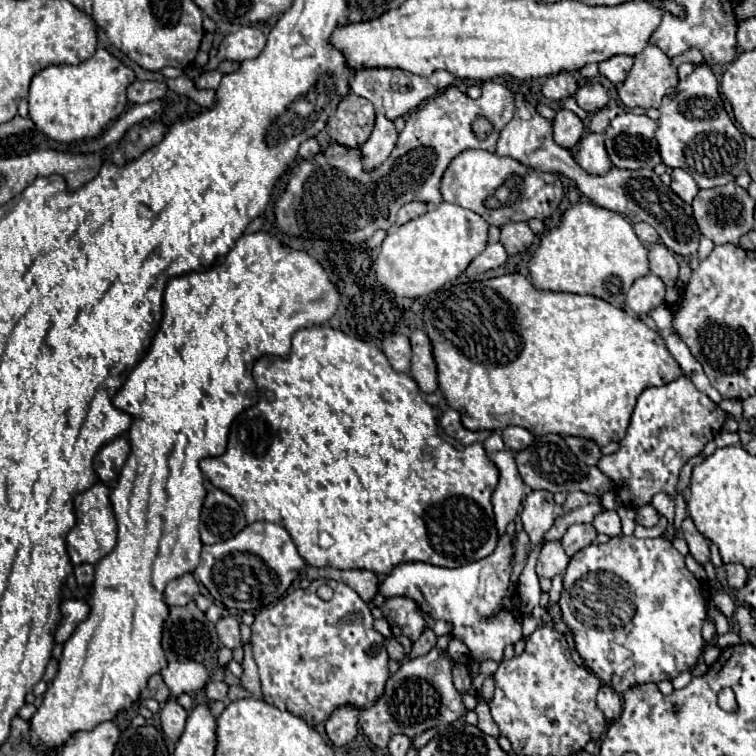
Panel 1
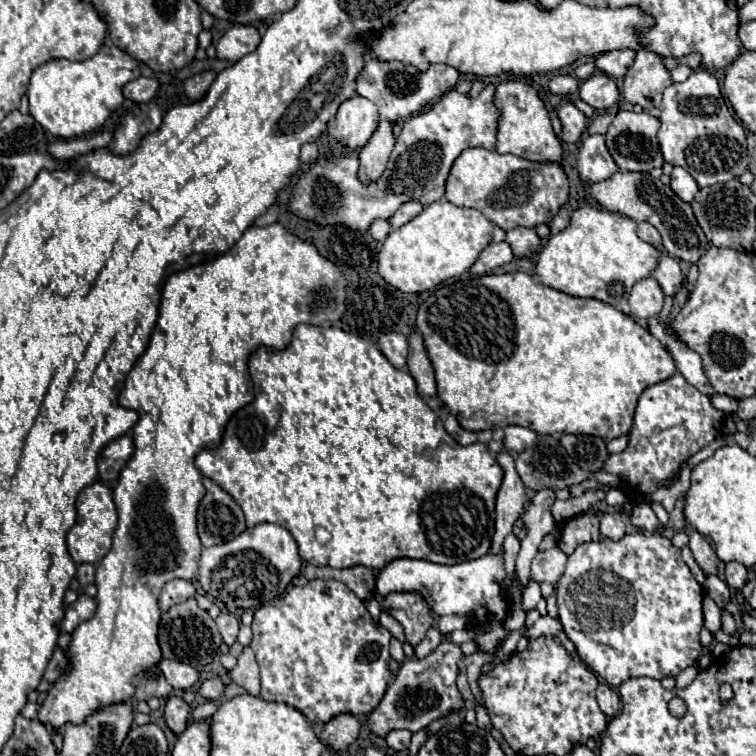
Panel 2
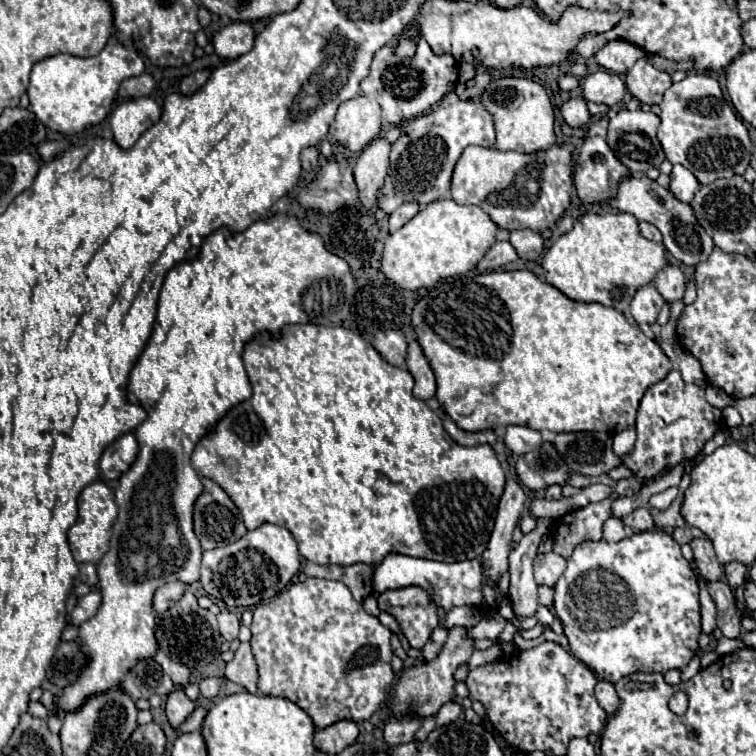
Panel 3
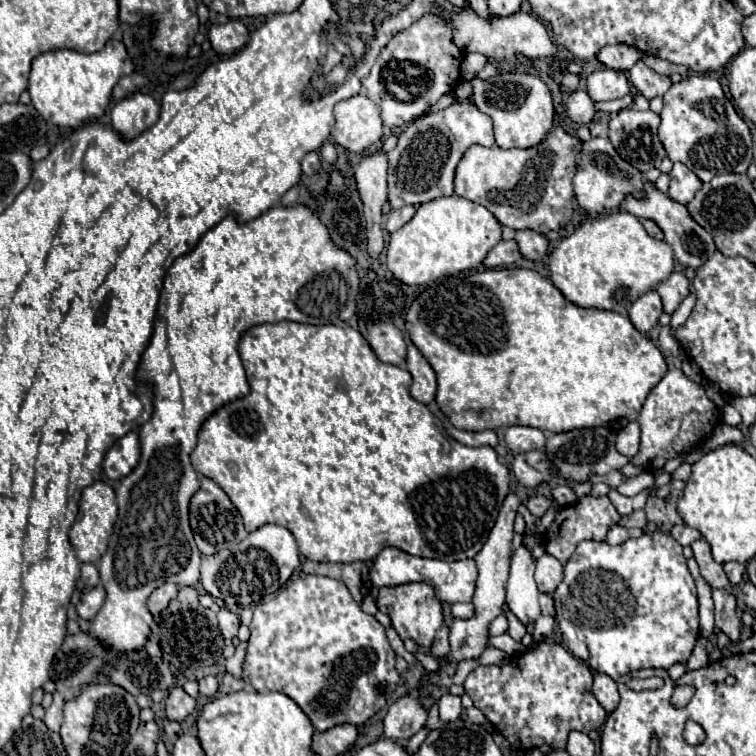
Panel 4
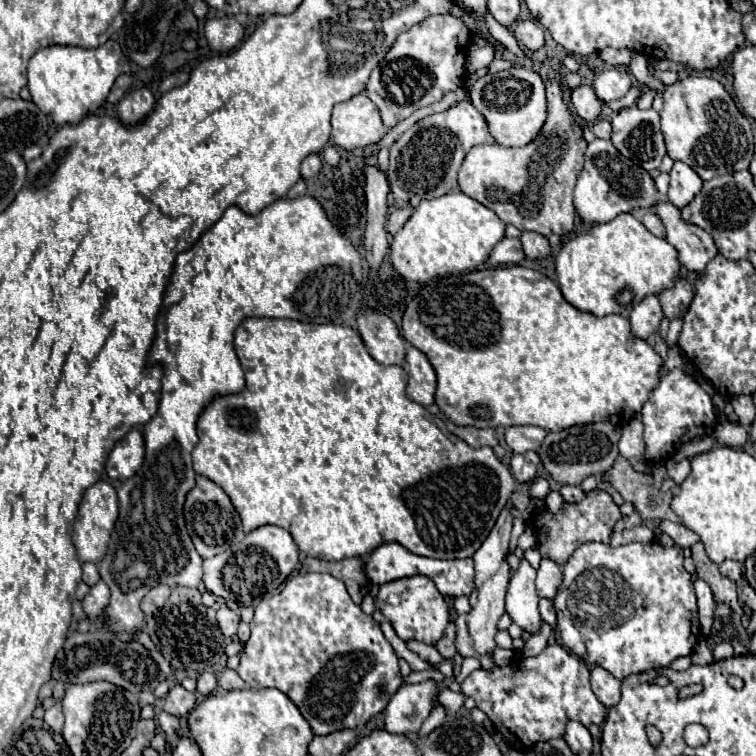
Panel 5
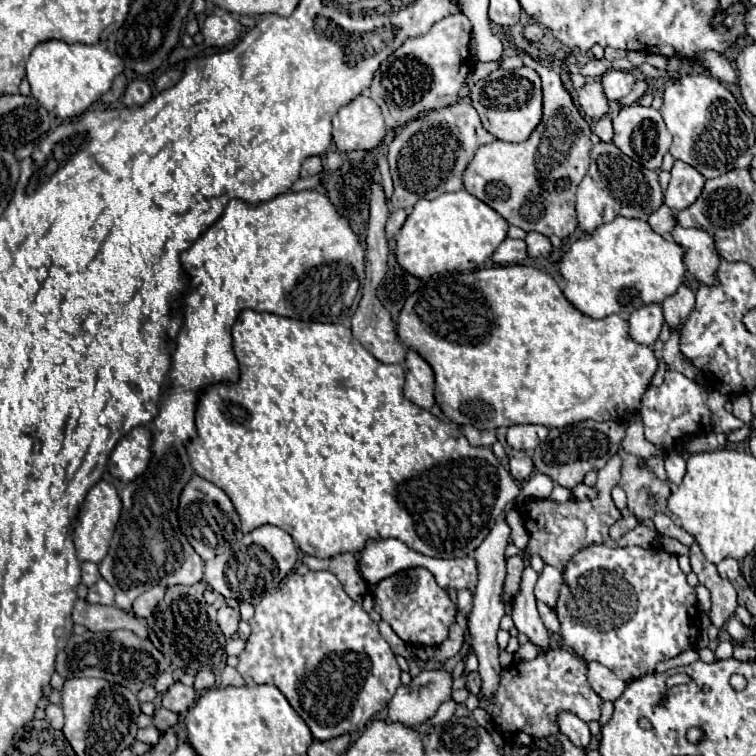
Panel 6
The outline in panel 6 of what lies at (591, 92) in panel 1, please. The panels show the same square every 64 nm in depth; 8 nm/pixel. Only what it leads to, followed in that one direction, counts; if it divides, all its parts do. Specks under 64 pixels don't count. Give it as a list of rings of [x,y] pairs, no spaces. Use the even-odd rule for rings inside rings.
[[[608,70],[608,72],[602,74],[600,82],[602,82],[602,90],[604,90],[608,100],[620,100],[620,98],[630,94],[636,80],[634,80],[634,76],[630,72]]]

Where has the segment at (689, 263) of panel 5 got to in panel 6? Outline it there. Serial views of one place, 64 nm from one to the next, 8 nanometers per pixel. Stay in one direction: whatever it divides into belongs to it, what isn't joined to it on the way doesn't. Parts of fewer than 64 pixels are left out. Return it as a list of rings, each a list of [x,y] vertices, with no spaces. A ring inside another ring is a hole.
[[[674,222],[672,238],[686,250],[684,264],[688,272],[694,274],[702,284],[716,284],[714,272],[718,268],[720,256],[714,248],[714,240],[704,230],[682,228],[678,222]]]

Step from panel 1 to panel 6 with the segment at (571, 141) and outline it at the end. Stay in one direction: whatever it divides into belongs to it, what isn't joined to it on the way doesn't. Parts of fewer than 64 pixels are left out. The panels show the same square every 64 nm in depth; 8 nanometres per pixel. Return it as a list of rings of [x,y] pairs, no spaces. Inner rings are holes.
[[[588,82],[584,88],[578,90],[578,106],[582,114],[590,120],[602,118],[608,112],[608,100],[600,88],[600,82]]]

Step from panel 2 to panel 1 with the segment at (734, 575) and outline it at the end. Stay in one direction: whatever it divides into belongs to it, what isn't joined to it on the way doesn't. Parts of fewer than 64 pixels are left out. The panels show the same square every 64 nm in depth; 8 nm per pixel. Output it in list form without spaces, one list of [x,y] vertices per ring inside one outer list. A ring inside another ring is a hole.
[[[726,564],[726,574],[730,588],[742,588],[748,580],[748,572],[742,564]]]

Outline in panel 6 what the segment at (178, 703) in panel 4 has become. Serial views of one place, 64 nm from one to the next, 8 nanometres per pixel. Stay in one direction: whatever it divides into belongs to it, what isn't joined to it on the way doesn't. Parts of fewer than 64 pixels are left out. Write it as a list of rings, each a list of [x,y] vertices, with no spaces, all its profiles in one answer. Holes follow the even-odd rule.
[[[174,682],[168,692],[162,696],[162,706],[168,708],[174,714],[186,712],[196,700],[196,692],[190,686],[184,686],[182,682]]]

